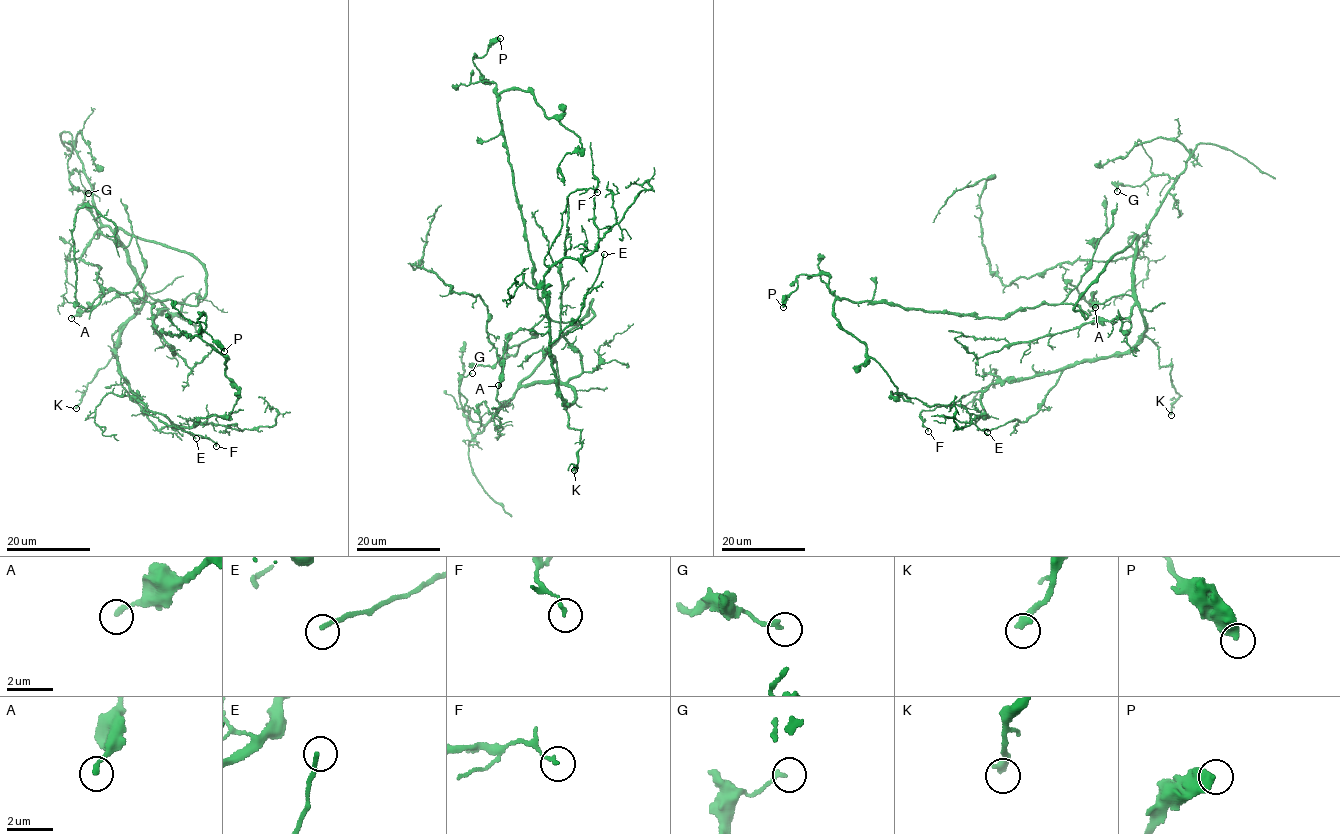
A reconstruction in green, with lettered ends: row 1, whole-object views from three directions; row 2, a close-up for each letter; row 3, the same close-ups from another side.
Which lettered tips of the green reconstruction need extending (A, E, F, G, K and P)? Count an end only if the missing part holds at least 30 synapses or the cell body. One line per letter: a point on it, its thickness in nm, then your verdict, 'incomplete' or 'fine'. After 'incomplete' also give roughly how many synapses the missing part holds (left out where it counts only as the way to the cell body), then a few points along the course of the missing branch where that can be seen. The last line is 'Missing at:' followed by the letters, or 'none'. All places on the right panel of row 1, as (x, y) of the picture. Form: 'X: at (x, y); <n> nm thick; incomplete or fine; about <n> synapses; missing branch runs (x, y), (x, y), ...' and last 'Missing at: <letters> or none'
A: at (1095, 307); 200 nm thick; fine
E: at (987, 432); 180 nm thick; fine
F: at (928, 431); 140 nm thick; fine
G: at (1117, 191); 190 nm thick; fine
K: at (1171, 415); 340 nm thick; fine
P: at (783, 307); 460 nm thick; fine
Missing at: none

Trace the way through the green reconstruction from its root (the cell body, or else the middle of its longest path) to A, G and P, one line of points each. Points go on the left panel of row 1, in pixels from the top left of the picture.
A: (188, 252), (206, 275), (205, 295), (196, 305), (170, 299), (150, 303), (134, 292), (112, 289), (71, 318)
G: (188, 252), (104, 225), (88, 177), (72, 171), (69, 190), (88, 193)
P: (188, 252), (205, 295), (157, 301), (152, 322), (193, 338), (203, 314), (224, 351)

